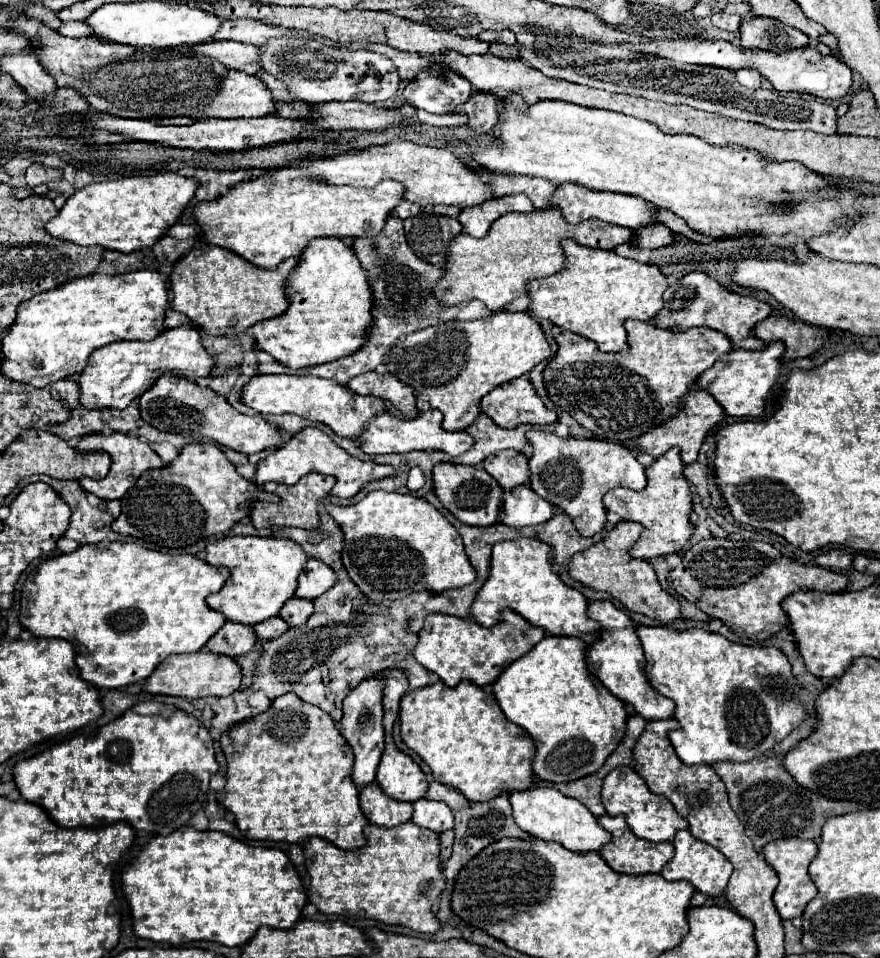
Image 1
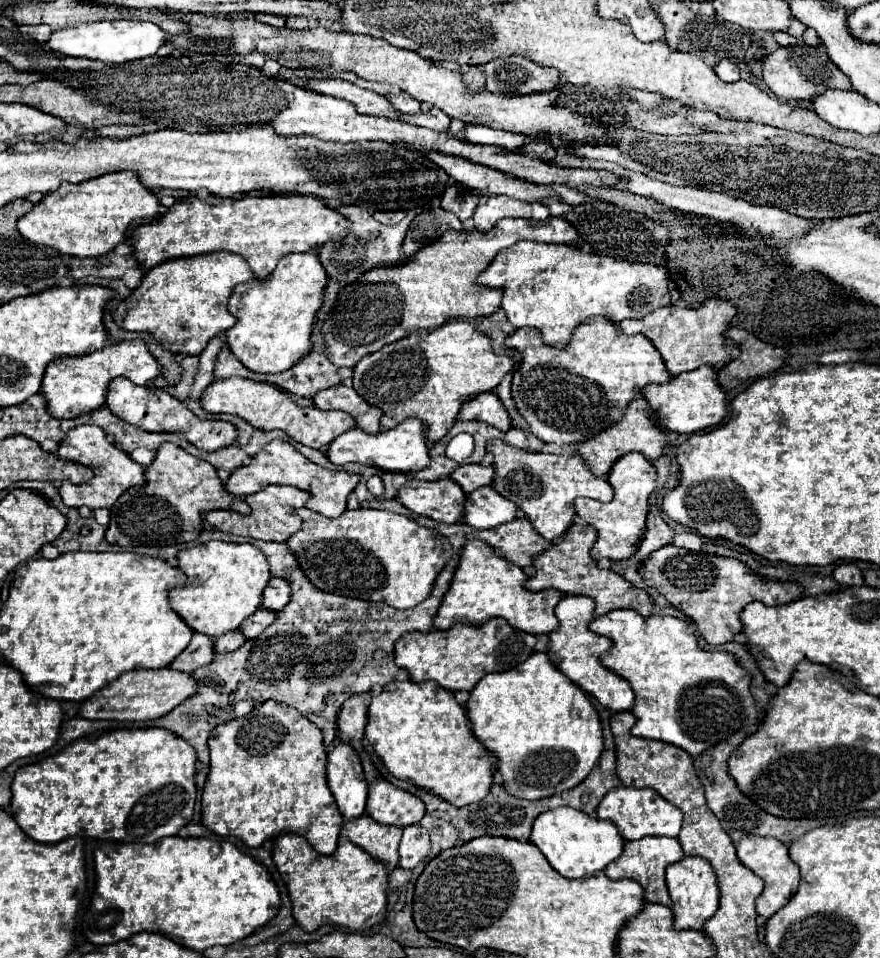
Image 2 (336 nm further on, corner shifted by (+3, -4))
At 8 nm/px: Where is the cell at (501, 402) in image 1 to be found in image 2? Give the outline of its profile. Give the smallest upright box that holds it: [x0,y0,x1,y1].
[459,394,511,430]

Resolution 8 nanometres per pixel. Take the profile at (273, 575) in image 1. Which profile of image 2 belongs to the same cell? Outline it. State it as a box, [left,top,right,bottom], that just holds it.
[171,542,271,638]

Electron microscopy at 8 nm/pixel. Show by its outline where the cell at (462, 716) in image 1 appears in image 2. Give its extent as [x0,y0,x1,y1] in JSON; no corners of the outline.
[365,680,499,806]

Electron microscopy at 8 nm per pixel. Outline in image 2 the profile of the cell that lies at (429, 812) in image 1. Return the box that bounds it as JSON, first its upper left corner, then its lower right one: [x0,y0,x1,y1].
[399,824,431,868]

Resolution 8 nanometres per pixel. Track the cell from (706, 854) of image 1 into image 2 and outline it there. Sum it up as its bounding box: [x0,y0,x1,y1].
[667,856,721,930]

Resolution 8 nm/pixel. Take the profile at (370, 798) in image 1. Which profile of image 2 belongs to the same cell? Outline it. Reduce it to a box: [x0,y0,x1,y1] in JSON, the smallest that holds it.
[341,814,401,870]

